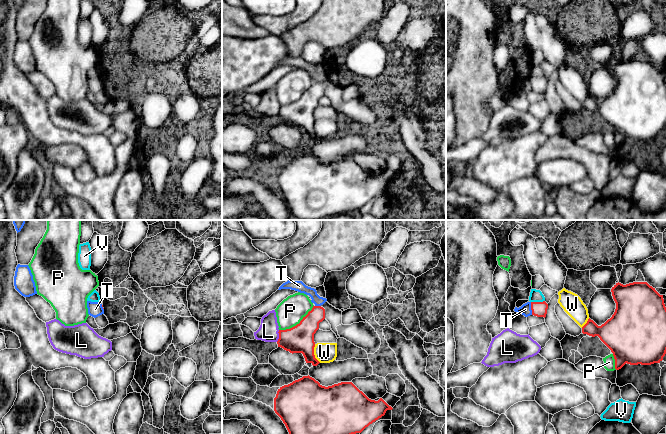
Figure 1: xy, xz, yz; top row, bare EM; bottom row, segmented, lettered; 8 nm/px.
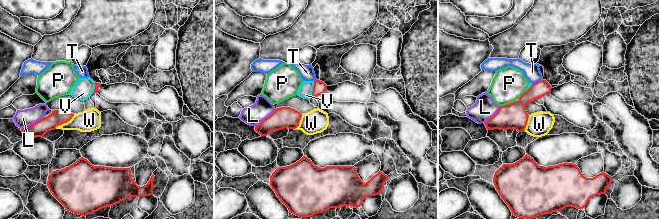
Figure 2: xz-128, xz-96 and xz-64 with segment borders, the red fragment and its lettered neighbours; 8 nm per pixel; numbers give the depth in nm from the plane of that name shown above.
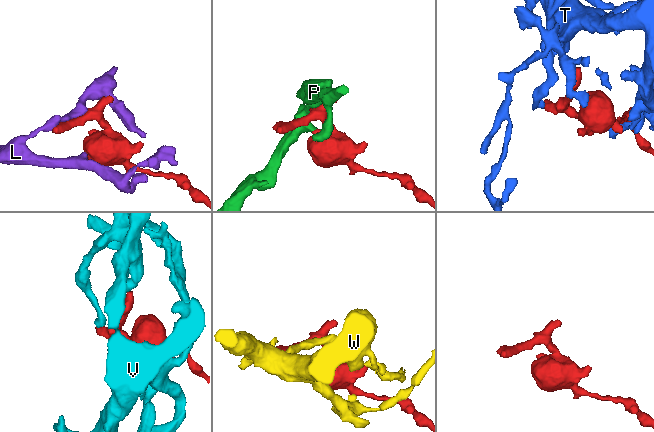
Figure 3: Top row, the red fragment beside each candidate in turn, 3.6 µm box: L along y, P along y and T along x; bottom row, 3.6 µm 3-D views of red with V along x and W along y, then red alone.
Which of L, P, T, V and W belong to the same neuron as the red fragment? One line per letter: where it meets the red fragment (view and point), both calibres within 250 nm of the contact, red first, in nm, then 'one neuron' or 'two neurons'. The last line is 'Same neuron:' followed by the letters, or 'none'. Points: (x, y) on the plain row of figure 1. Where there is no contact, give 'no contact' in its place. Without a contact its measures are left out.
L: xz (279, 112) | 220/160 nm | two neurons
P: xz (297, 100) | 220/220 nm | two neurons
T: yz (531, 84) | 120/90 nm | two neurons
V: yz (537, 78) | 120/100 nm | two neurons
W: xz (313, 129) | 220/160 nm | two neurons
Same neuron: none

